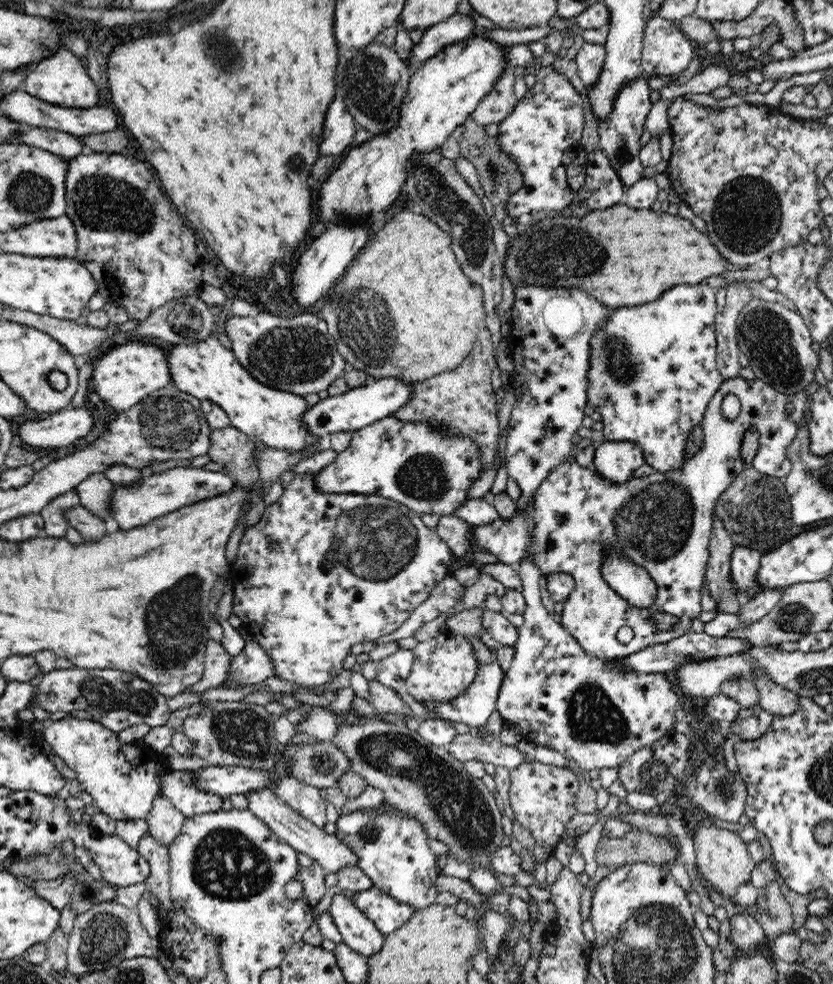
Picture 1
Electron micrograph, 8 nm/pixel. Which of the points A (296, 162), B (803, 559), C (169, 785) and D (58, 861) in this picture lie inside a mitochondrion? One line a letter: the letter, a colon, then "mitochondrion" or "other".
A: mitochondrion
B: other
C: other
D: mitochondrion

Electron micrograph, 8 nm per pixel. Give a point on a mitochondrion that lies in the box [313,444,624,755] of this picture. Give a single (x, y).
(376, 542)

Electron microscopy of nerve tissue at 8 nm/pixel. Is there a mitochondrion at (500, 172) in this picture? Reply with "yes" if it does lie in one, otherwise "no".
yes

